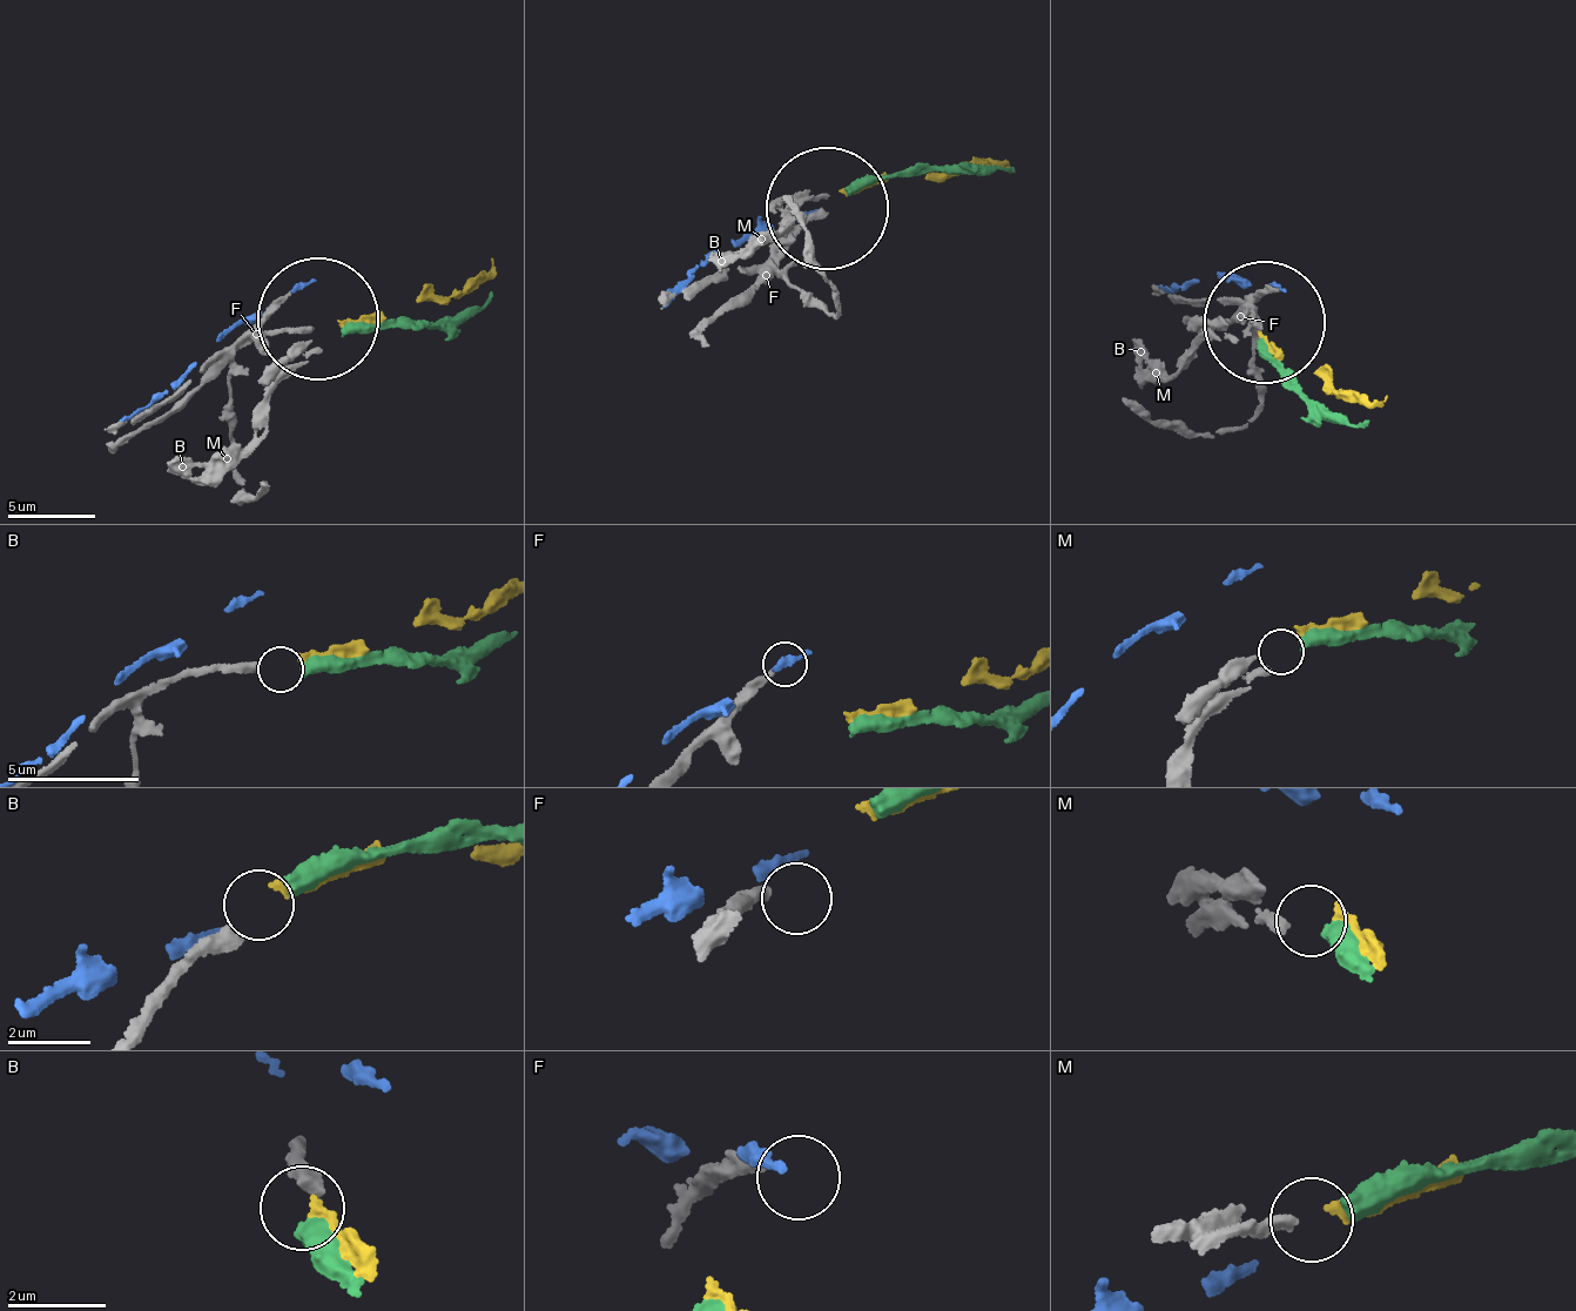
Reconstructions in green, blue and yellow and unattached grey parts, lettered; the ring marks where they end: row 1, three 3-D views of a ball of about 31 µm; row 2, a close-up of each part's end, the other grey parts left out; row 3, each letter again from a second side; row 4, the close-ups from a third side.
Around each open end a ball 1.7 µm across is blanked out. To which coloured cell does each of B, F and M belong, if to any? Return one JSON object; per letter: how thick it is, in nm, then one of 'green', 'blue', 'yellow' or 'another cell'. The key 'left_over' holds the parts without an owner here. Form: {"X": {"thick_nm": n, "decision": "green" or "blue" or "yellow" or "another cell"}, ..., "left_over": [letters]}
{"B": {"thick_nm": 360, "decision": "yellow"}, "F": {"thick_nm": 240, "decision": "another cell"}, "M": {"thick_nm": 180, "decision": "green"}, "left_over": ["F"]}

